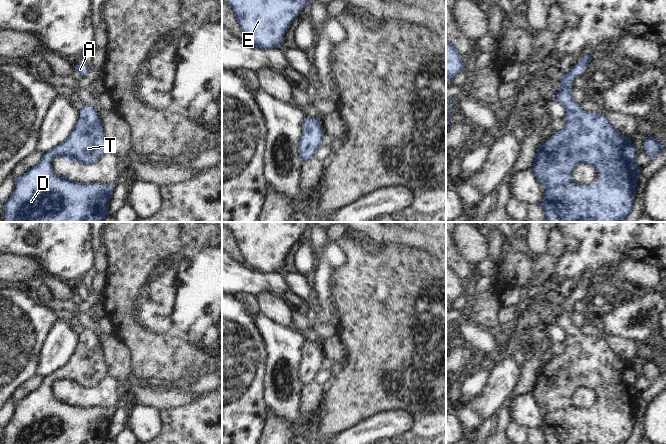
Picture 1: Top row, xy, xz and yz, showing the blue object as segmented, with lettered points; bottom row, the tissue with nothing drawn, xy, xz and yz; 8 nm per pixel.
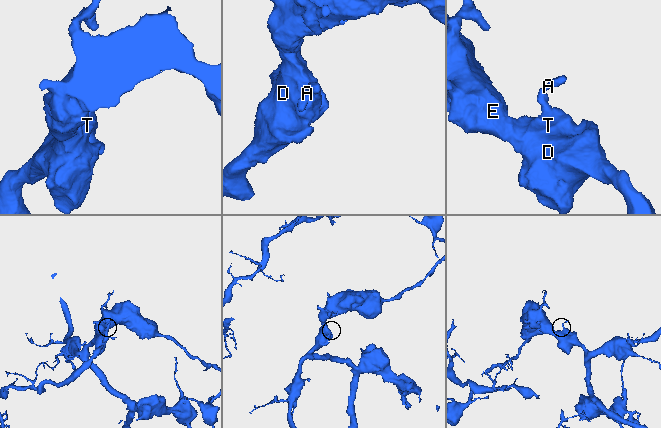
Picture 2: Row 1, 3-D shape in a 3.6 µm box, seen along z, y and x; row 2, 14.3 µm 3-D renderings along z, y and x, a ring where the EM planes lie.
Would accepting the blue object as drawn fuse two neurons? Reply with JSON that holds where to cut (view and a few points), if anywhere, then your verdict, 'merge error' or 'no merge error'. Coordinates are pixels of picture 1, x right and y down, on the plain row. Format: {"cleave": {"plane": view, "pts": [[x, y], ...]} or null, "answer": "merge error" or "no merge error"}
{"cleave": null, "answer": "no merge error"}

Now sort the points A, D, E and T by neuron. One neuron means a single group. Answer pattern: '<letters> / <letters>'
A D E T

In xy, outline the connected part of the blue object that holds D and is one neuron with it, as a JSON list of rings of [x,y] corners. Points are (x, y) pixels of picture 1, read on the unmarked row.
[[[86,328],[79,337],[81,341],[69,359],[15,405],[13,418],[2,431],[4,444],[104,444],[109,440],[109,426],[115,408],[76,407],[67,400],[59,401],[51,390],[56,381],[61,381],[66,387],[79,385],[91,389],[107,376],[101,343],[95,332]]]

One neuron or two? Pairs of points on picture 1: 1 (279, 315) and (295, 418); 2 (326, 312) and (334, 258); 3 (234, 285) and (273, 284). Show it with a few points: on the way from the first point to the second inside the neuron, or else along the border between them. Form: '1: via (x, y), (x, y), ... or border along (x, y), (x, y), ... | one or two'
1: border along (261, 313), (284, 327), (290, 328) | two
2: via (323, 299), (323, 271) | one
3: via (244, 282), (263, 282) | one

